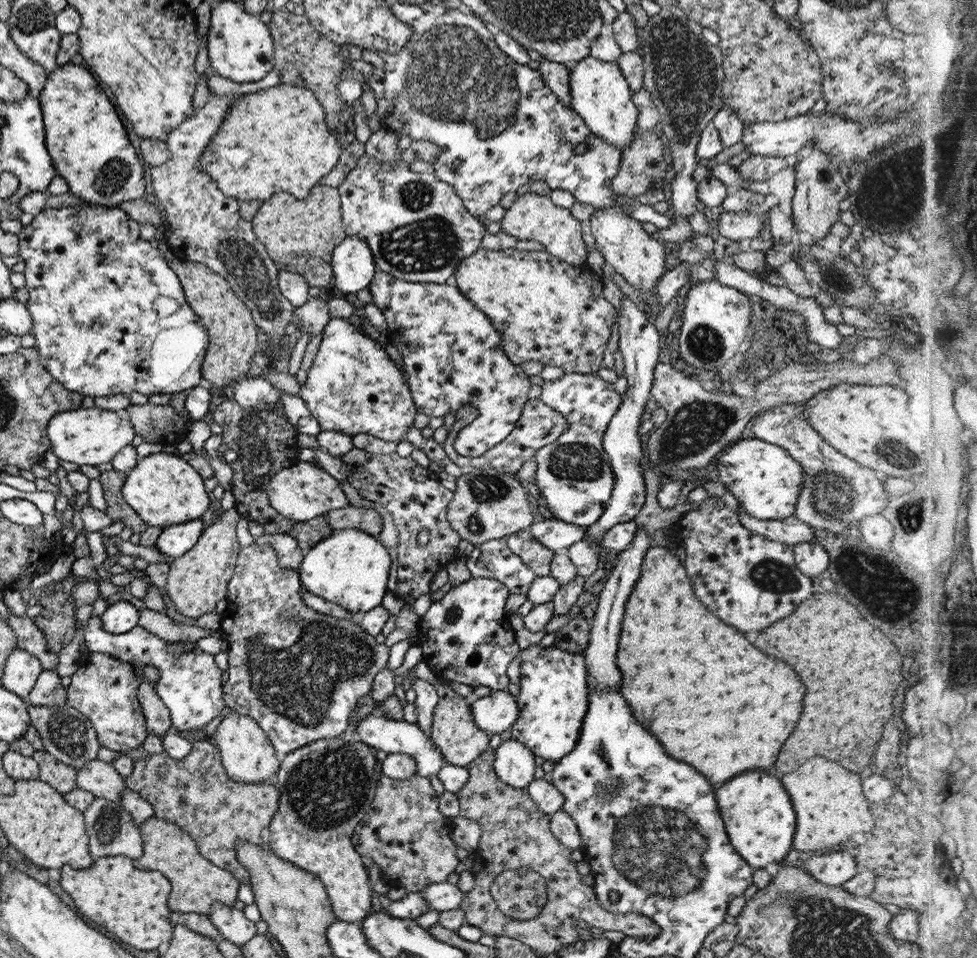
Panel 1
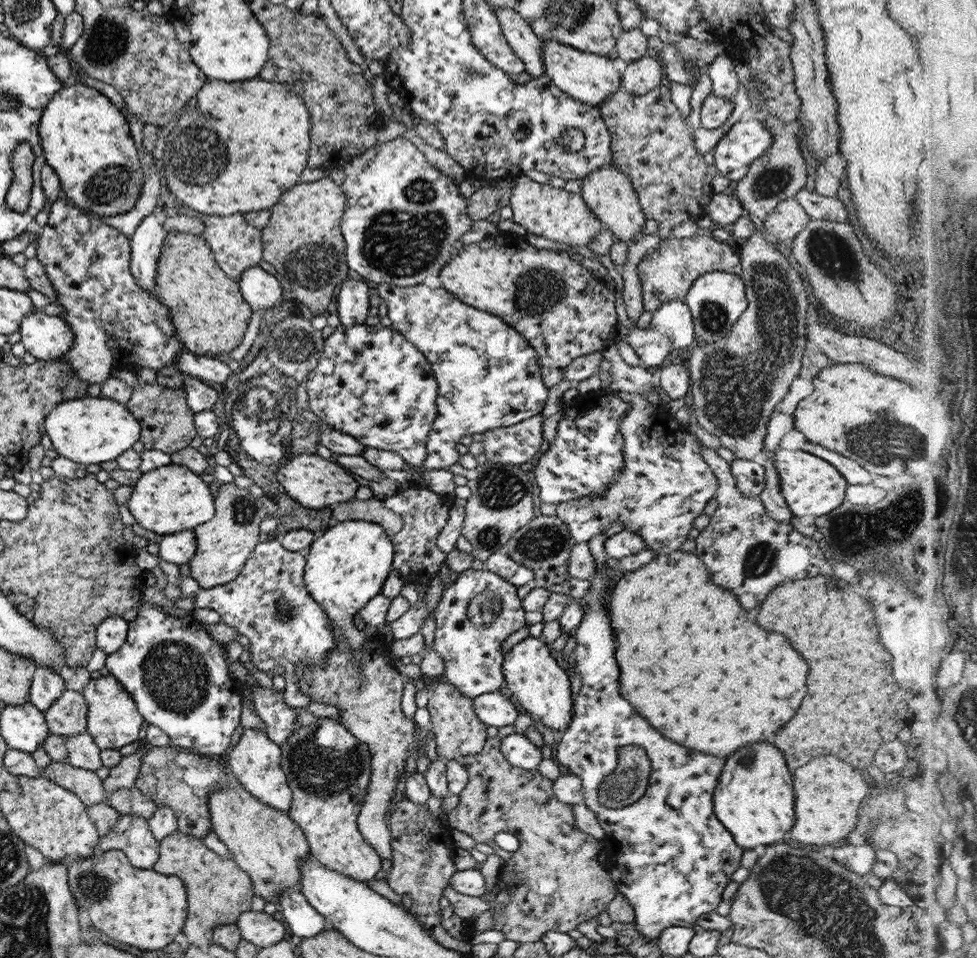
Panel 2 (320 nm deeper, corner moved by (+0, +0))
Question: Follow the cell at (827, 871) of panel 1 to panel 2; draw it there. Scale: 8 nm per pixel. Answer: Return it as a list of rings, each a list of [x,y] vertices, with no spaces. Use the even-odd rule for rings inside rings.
[[[868,843],[861,846],[847,844],[834,847],[830,858],[847,870],[865,876],[875,862],[875,851]]]

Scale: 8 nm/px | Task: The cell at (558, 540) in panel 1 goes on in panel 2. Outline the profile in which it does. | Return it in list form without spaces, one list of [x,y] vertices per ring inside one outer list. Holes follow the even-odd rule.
[[[619,391],[616,394],[621,401],[629,403],[625,418],[619,422],[619,431],[623,437],[623,468],[615,474],[613,482],[598,497],[581,497],[572,501],[560,502],[555,515],[566,524],[575,544],[587,543],[592,536],[606,530],[612,524],[620,522],[622,529],[629,530],[645,540],[645,549],[656,555],[677,551],[685,542],[687,532],[691,530],[694,518],[705,508],[708,500],[714,498],[718,482],[711,470],[707,468],[705,459],[697,448],[697,438],[687,430],[685,424],[677,422],[674,416],[663,409],[662,405],[651,410],[642,395]]]

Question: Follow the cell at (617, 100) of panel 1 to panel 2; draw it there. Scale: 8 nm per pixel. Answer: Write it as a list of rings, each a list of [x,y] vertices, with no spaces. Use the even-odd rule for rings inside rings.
[[[543,39],[541,61],[543,61],[544,76],[569,98],[578,100],[584,105],[599,108],[611,93],[621,88],[620,74],[613,68],[613,64],[606,56],[586,53],[574,49],[572,46],[559,44],[553,39]]]

